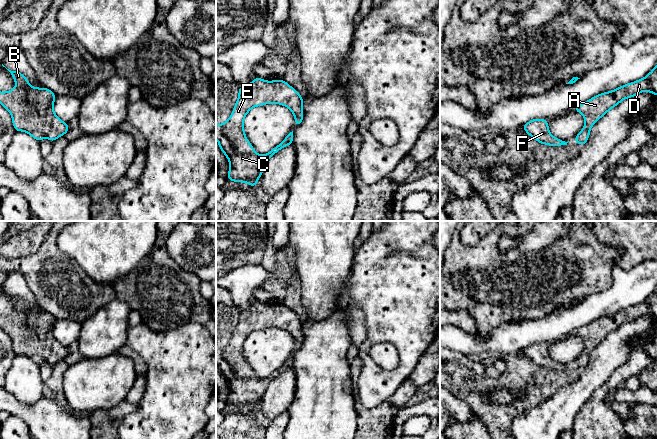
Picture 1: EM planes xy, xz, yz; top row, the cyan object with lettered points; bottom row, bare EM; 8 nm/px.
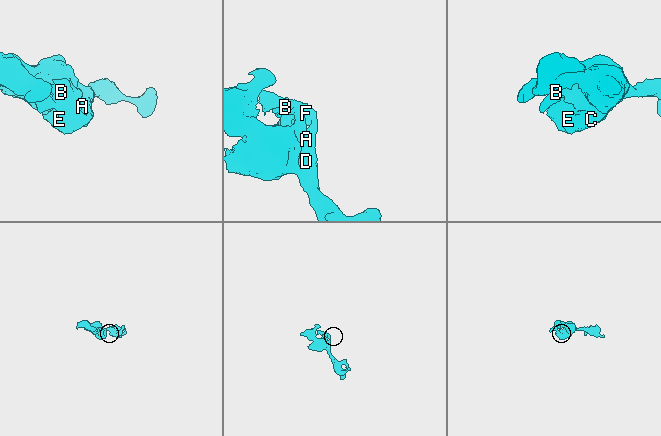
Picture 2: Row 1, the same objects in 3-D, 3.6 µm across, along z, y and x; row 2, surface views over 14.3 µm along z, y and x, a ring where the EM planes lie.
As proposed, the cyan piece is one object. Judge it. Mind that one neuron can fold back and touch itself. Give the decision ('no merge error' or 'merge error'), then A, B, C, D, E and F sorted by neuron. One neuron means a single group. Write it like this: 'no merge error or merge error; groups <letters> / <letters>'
no merge error; groups A B C D E F

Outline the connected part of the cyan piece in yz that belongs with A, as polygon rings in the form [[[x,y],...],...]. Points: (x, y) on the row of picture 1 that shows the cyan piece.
[[[657,65],[645,78],[623,85],[613,91],[599,94],[587,102],[575,106],[573,110],[582,113],[585,118],[584,128],[574,137],[575,142],[583,146],[589,138],[590,128],[597,120],[622,100],[634,97],[644,91],[650,91],[657,96]]]

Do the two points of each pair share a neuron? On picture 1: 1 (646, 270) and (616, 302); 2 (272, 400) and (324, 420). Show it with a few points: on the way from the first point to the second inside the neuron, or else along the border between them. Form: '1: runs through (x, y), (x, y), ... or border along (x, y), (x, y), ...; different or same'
1: runs through (640, 278), (624, 294); same
2: border along (296, 384), (294, 399), (286, 411); different

